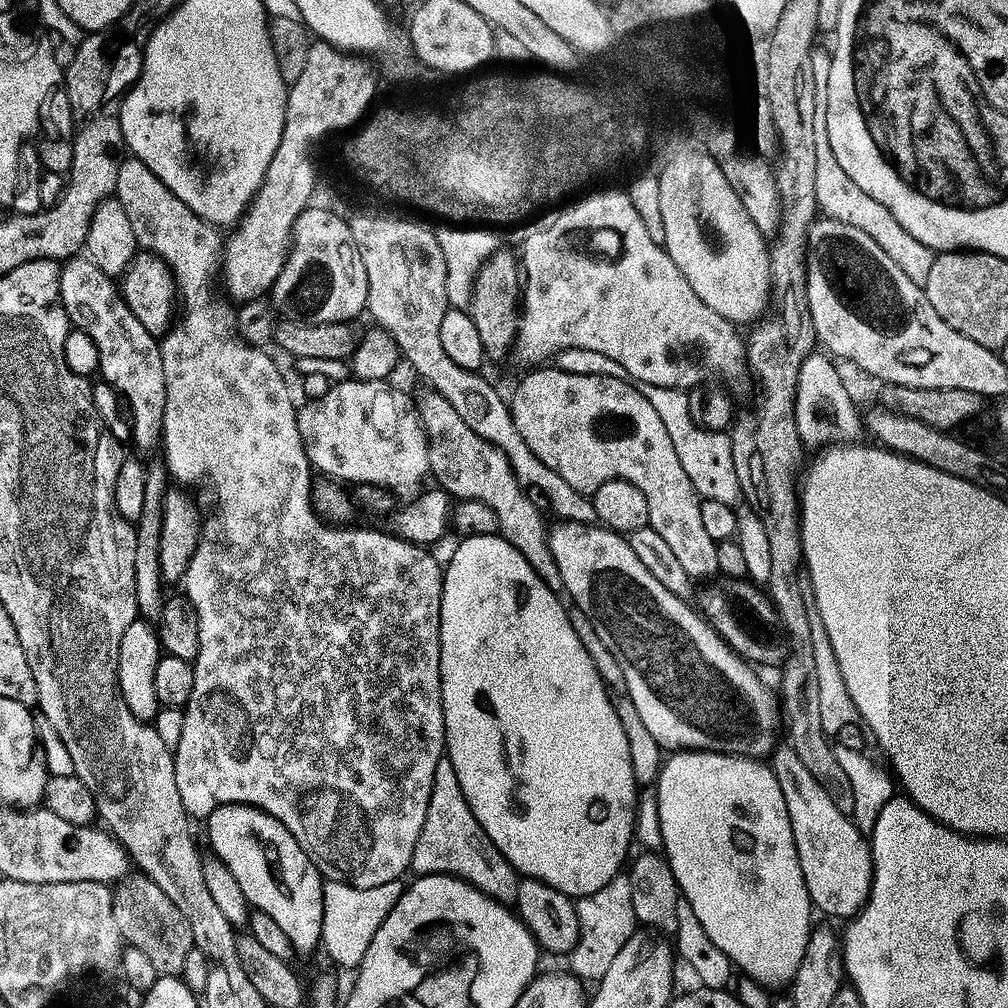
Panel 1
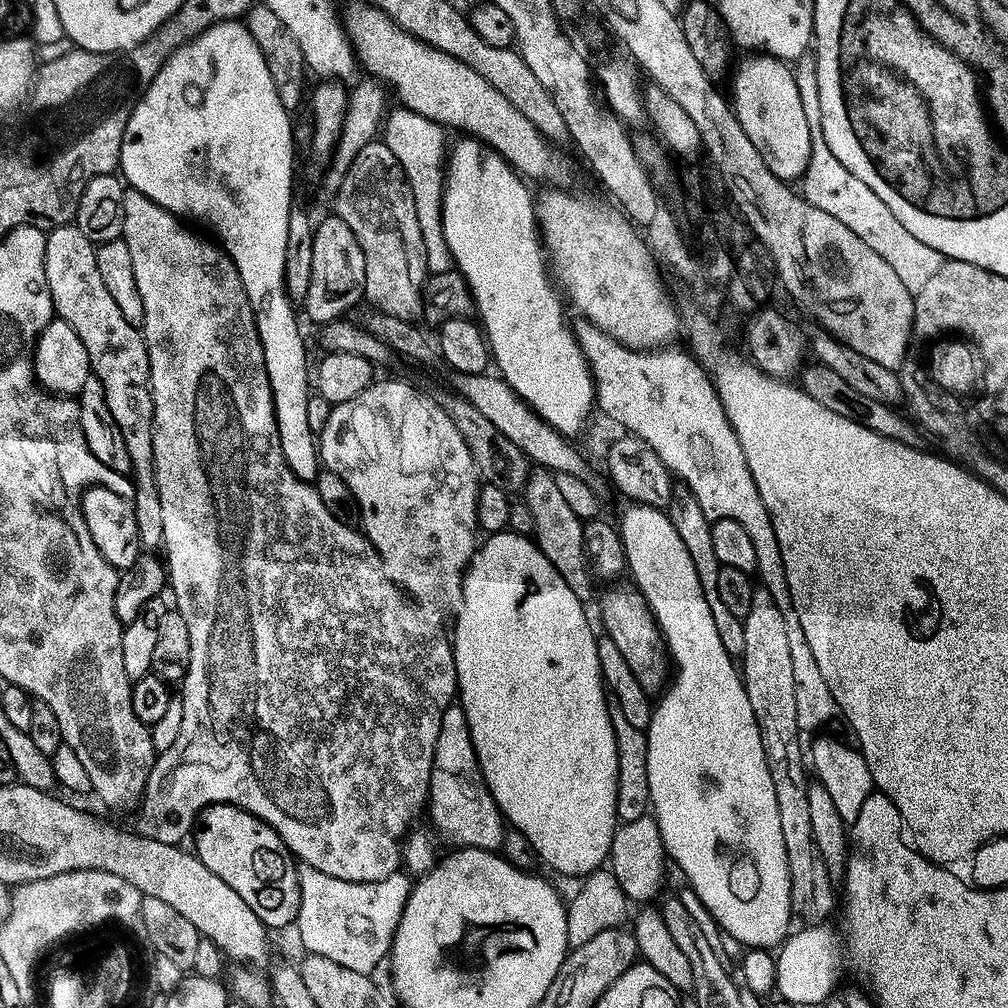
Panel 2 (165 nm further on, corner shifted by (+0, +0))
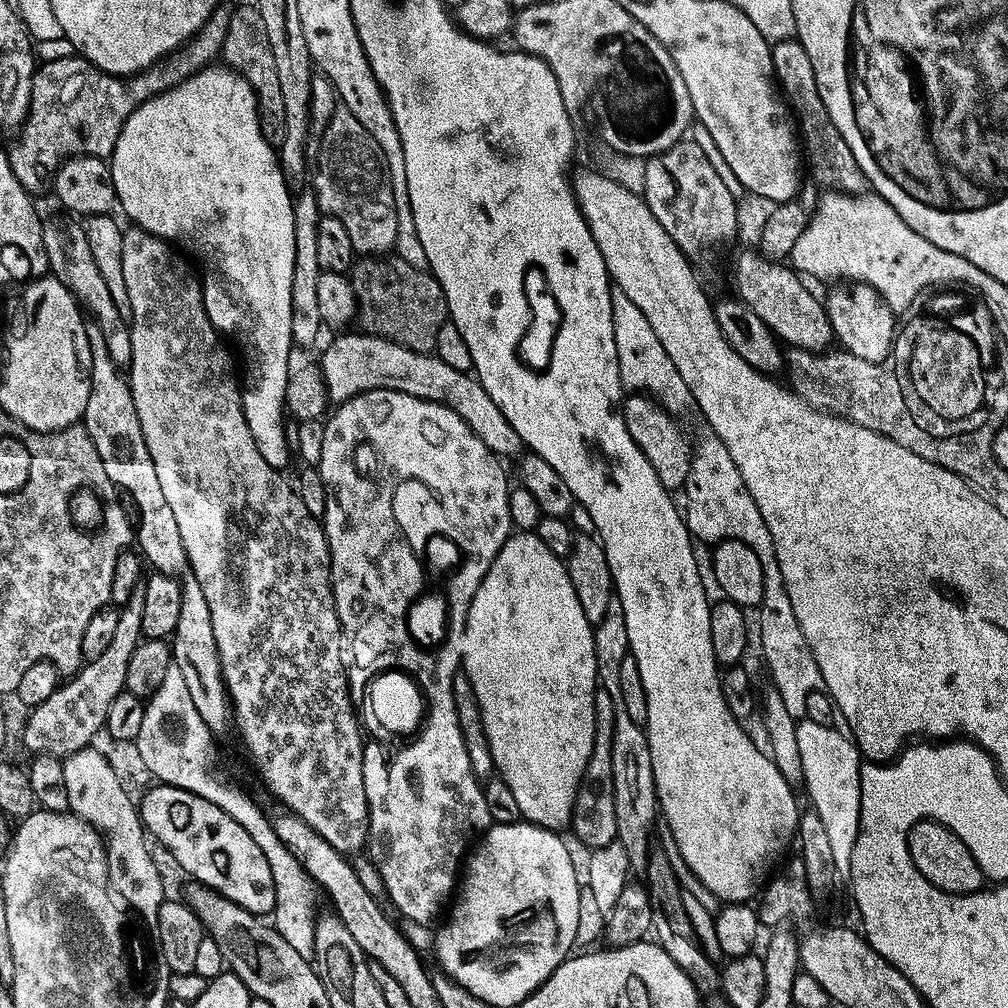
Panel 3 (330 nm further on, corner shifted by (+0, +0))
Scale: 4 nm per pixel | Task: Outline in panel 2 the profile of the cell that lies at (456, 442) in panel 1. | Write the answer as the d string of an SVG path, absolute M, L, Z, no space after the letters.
M533 467L528 474L528 480L522 489L522 503L534 514L534 539L536 545L550 558L550 566L566 578L566 586L578 594L582 601L591 601L593 577L590 575L590 565L584 550L585 521L580 519L574 510L562 498L562 490L558 490L556 476L545 468Z

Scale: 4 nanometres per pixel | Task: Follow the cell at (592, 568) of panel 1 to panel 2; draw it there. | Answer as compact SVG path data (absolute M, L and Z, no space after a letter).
M628 582L605 588L608 589L600 596L600 620L604 623L603 631L610 638L614 638L618 654L626 658L627 665L630 666L630 670L634 670L644 691L649 694L659 693L670 676L670 657L666 651L664 637L660 635L660 627L652 617L652 611L644 601L644 595L639 588Z

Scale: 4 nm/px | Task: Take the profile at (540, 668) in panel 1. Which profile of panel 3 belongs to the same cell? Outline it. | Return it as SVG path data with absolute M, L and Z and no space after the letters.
M517 531L498 550L490 570L482 578L474 598L470 602L470 610L464 627L464 651L462 653L462 671L470 678L470 686L474 686L474 698L478 702L478 710L482 714L482 726L486 730L486 738L492 755L492 767L499 779L510 786L518 801L518 810L527 823L536 824L540 828L564 830L572 819L572 808L576 805L576 797L582 788L584 771L594 754L594 738L596 737L596 715L594 714L594 698L598 681L596 679L596 659L594 658L593 624L586 618L582 610L582 602L578 602L578 594L574 594L574 586L570 582L570 574L565 561L542 542L535 532Z

